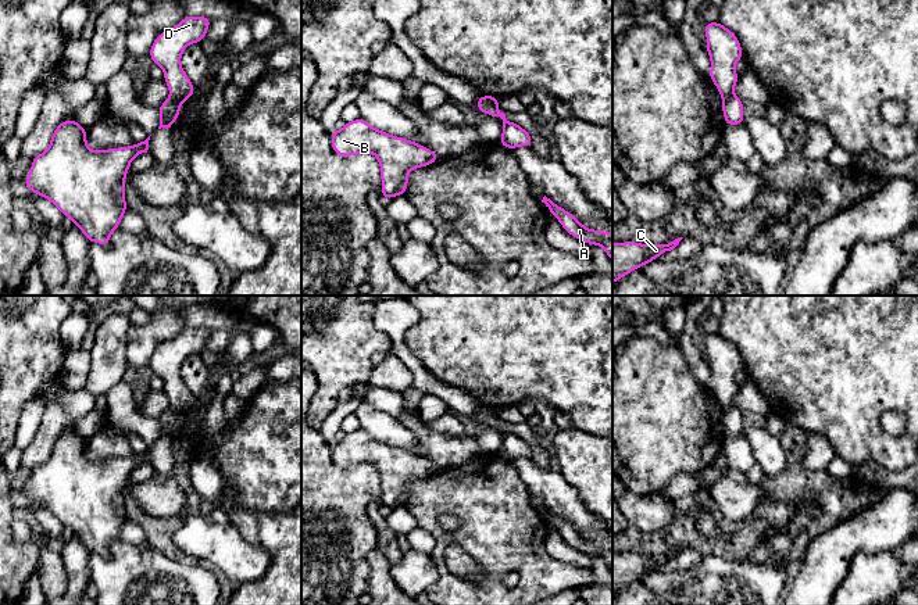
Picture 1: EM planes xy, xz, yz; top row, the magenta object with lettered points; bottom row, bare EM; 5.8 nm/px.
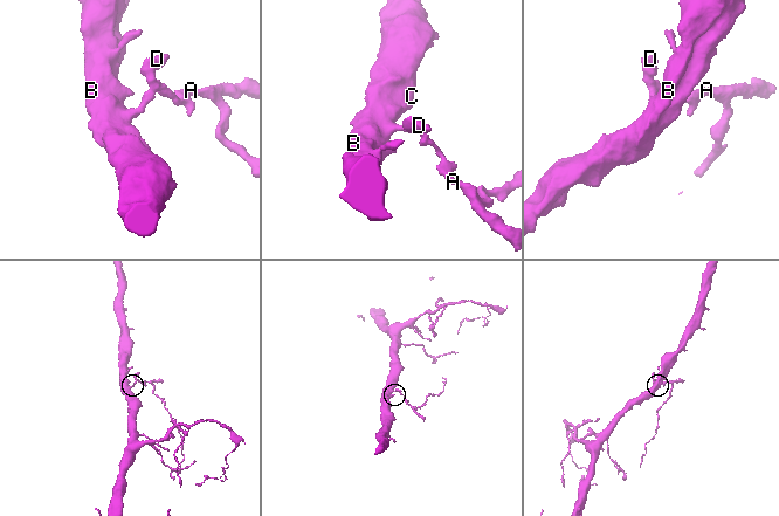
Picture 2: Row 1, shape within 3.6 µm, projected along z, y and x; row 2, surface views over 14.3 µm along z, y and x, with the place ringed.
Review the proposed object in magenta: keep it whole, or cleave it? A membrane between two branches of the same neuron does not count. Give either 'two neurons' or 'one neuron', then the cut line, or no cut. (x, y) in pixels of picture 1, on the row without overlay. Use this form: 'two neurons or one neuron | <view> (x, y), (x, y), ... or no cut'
two neurons | xy (170, 407), (179, 412)

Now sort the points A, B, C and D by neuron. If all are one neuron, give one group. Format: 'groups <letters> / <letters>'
groups A D / B C

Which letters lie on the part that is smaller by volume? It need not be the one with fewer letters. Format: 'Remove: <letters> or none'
Remove: A, D

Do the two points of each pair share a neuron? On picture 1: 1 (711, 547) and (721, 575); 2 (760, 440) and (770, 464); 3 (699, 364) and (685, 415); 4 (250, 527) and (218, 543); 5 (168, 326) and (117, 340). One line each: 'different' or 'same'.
1: different
2: same
3: different
4: different
5: different

